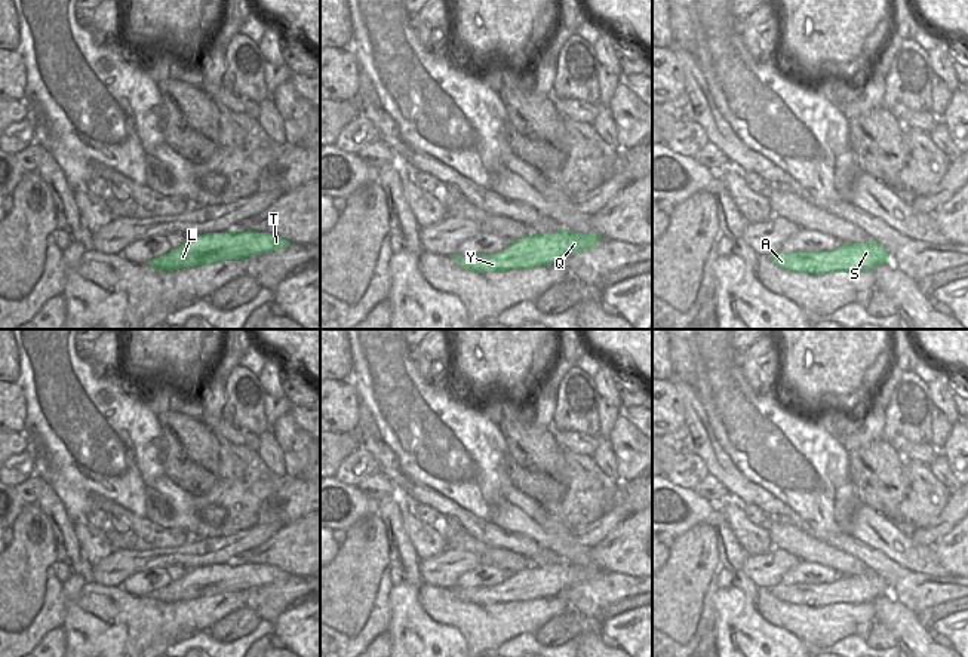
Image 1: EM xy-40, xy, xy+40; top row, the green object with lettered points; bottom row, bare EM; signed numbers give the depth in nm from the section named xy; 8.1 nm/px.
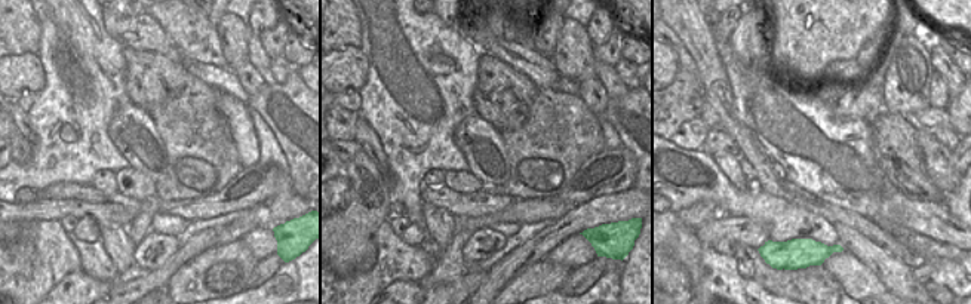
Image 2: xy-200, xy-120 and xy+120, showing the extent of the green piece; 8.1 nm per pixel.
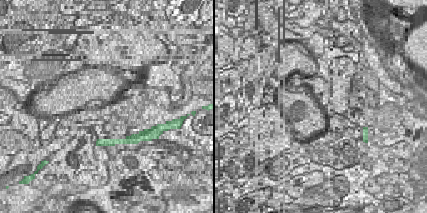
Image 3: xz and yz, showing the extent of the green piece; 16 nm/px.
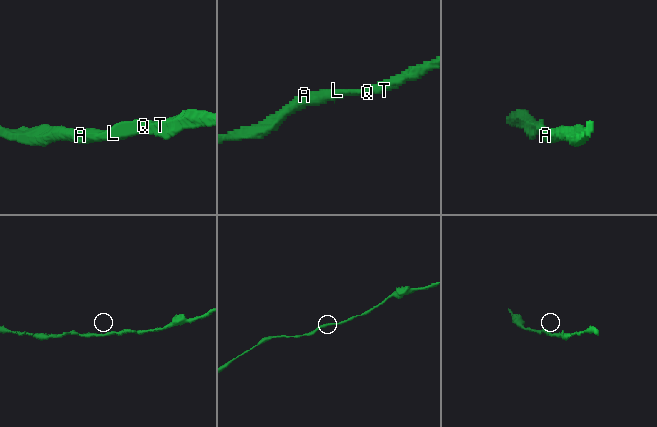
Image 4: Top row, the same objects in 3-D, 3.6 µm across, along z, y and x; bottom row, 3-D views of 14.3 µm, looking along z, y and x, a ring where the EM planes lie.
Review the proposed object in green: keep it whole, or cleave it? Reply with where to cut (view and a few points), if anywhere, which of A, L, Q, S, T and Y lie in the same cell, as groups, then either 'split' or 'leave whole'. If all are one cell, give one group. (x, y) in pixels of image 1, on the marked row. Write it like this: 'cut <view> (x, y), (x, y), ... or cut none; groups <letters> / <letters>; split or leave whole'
cut none; groups A L Q S T Y; leave whole

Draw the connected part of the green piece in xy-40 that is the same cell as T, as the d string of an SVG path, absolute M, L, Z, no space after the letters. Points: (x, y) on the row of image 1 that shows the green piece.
M233 230L205 233L187 237L181 246L150 260L147 265L162 271L175 271L178 268L210 265L218 261L245 260L246 257L285 249L289 245L288 239L273 233Z

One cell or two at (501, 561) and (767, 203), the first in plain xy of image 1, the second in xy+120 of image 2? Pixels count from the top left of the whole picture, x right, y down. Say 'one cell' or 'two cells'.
two cells

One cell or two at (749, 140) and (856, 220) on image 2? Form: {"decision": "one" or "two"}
{"decision": "one"}

